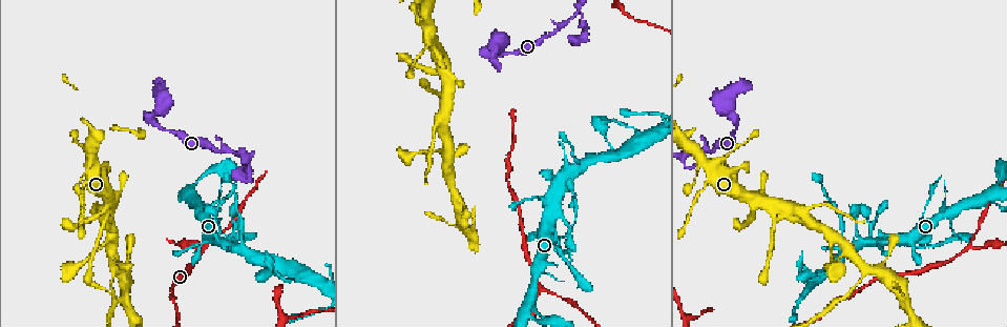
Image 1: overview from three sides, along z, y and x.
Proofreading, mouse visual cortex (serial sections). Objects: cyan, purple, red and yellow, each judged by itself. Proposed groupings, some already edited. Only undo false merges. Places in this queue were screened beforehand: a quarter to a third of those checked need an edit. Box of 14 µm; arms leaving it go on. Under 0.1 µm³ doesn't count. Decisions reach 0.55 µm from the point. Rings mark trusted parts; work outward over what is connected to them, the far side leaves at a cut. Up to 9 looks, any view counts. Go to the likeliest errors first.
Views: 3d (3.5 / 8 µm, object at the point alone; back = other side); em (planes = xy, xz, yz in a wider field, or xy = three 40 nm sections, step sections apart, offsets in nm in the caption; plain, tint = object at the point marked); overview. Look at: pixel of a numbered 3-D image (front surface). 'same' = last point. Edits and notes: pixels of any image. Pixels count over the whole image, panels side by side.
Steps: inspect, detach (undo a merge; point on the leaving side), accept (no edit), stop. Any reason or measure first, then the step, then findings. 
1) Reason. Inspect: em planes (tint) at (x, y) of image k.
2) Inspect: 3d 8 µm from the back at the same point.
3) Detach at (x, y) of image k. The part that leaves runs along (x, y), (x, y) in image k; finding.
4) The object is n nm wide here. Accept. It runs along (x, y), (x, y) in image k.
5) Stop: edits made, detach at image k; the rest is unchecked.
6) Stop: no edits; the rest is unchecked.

Thin neck. Inspect: 3d 8 µm at (858, 283) of image 1.

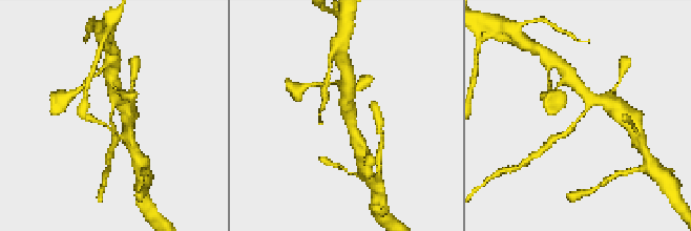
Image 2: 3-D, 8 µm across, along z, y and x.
Now the EM. Inspect: em xy step 2 (tint) at (578, 121) of image 2.

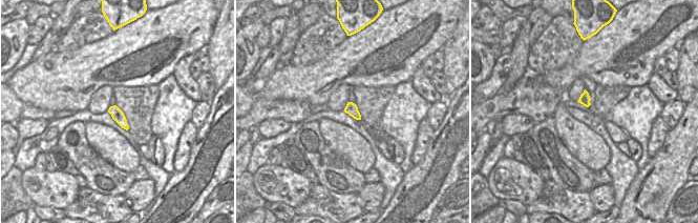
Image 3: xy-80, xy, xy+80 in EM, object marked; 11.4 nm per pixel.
Detach at (568, 131) of image 2. Two cells meet here.

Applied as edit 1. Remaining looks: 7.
Branch point. Inspect: 3d 3.5 µm at (540, 285) of image 1.

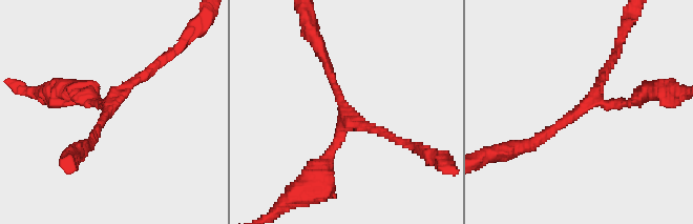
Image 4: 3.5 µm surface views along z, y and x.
3 arms meet here; the arms are 150, 150, 150 nm wide. Inspect: em xy step 1 (tint) at (348, 114) of image 4.

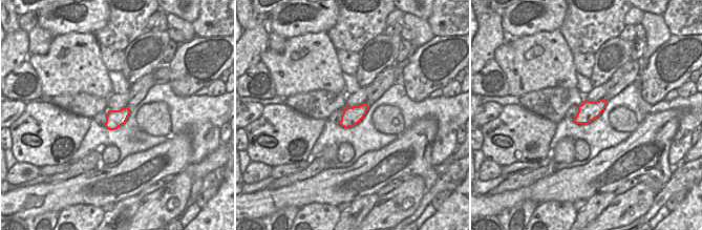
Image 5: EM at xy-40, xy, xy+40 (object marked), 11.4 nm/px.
Accept. It runs along (534, 143), (591, 101), (645, 95) in image 4; one cell here.

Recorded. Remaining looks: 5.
Abrupt turn. Inspect: em xy step 3 (tint) at (488, 53) of image 1.

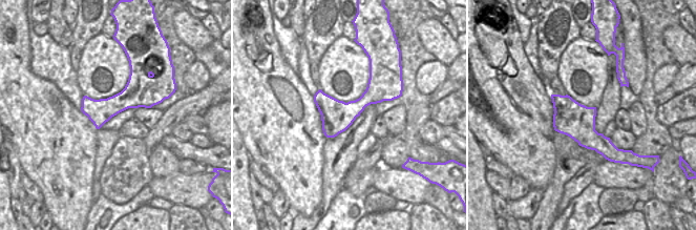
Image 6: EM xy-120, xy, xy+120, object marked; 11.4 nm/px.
Wider look. Inspect: 3d 3.5 µm at the same point.

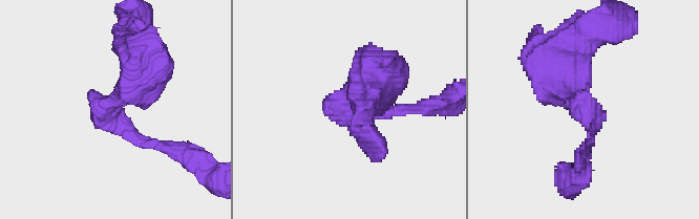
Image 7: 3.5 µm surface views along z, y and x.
The object is 360 nm wide here. Accept. It runs along (156, 101), (123, 100), (84, 109) in image 6; continuous, no second cell.

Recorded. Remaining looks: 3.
Sharp bend. Inspect: 3d 3.5 µm at (571, 19) of image 1.

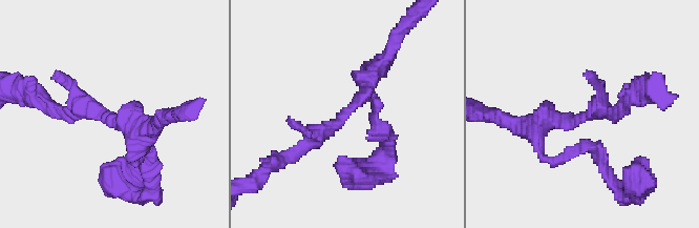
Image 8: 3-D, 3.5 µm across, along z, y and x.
Inspect: em xy step 1 (tint) at (340, 117) of image 8.

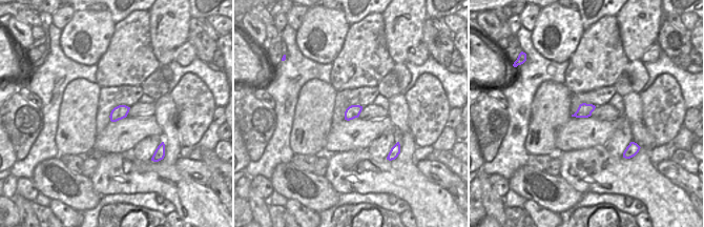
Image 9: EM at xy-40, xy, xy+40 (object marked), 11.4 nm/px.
Accept. It runs along (289, 157), (366, 95), (376, 70) in image 8; all the same cell.

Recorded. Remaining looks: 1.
Stop: edits made, detach at image 2; the rest is unchecked.

